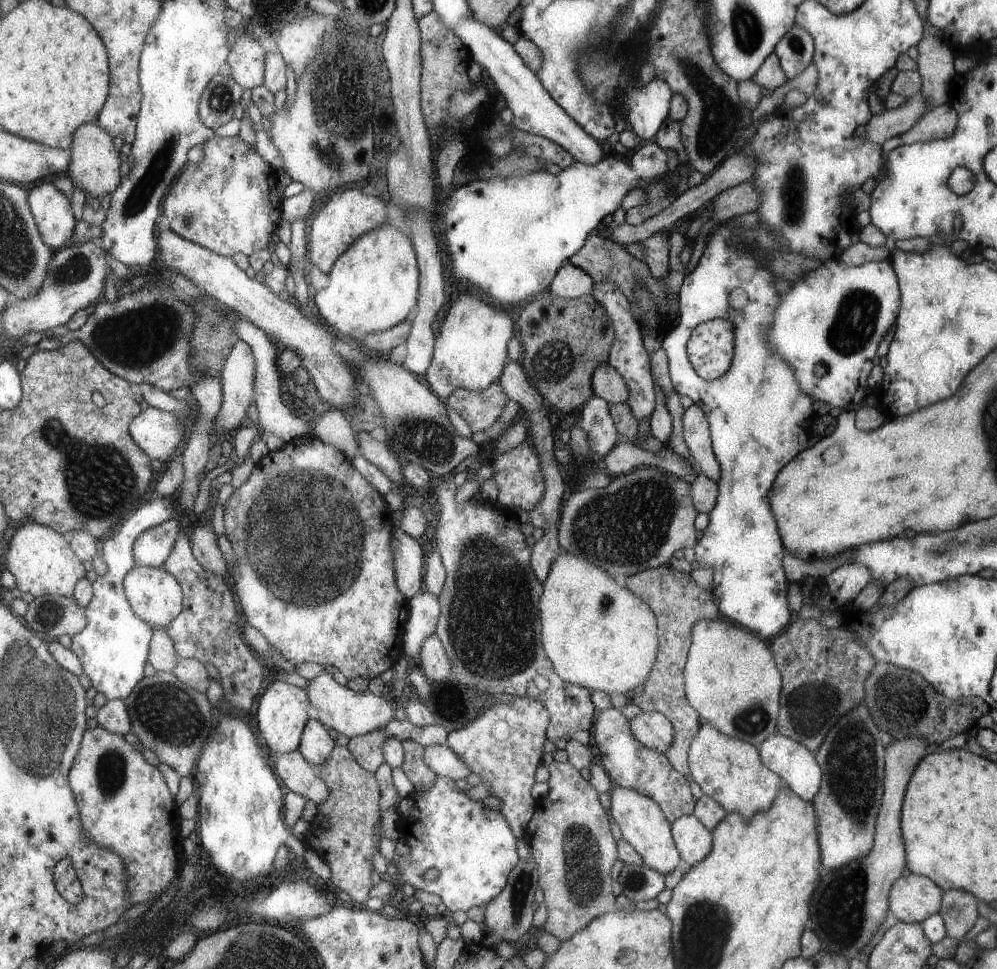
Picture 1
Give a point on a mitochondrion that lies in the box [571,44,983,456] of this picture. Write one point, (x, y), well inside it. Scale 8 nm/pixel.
(715, 119)

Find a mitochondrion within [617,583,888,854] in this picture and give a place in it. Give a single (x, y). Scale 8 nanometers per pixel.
(853, 778)

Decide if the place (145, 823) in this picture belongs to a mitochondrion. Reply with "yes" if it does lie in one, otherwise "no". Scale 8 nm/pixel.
no

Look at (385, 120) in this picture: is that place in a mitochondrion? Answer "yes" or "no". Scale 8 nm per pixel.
no

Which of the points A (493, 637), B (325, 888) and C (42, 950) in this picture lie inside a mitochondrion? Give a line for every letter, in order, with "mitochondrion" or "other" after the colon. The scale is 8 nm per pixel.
A: mitochondrion
B: other
C: other

